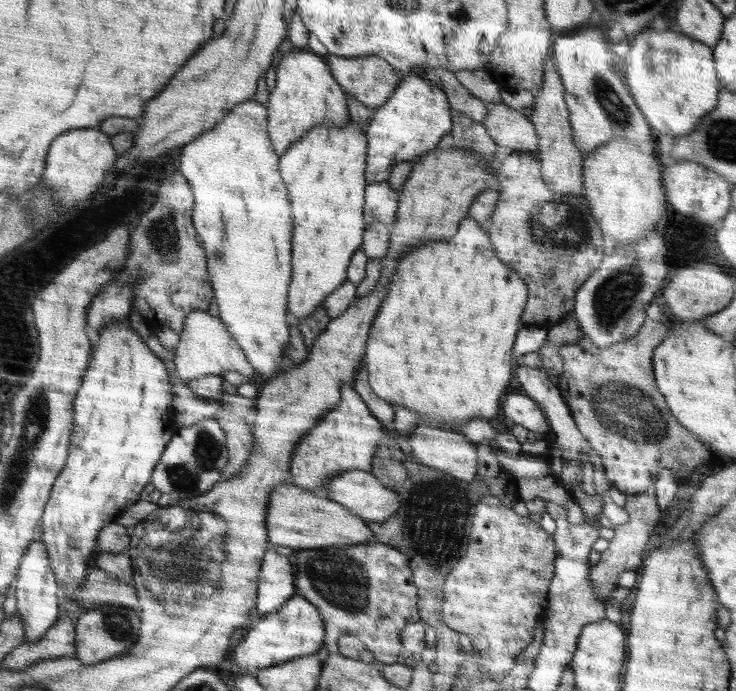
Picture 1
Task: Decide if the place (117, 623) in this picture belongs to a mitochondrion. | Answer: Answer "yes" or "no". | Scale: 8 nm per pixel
yes

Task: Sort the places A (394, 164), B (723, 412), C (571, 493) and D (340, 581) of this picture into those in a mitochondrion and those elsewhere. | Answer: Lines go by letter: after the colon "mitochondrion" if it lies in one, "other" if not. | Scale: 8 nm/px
A: other
B: other
C: other
D: mitochondrion

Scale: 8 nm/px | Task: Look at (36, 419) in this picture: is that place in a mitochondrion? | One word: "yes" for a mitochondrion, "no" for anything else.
yes

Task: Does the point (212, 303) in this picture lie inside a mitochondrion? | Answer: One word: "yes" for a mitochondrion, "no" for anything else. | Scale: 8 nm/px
no

